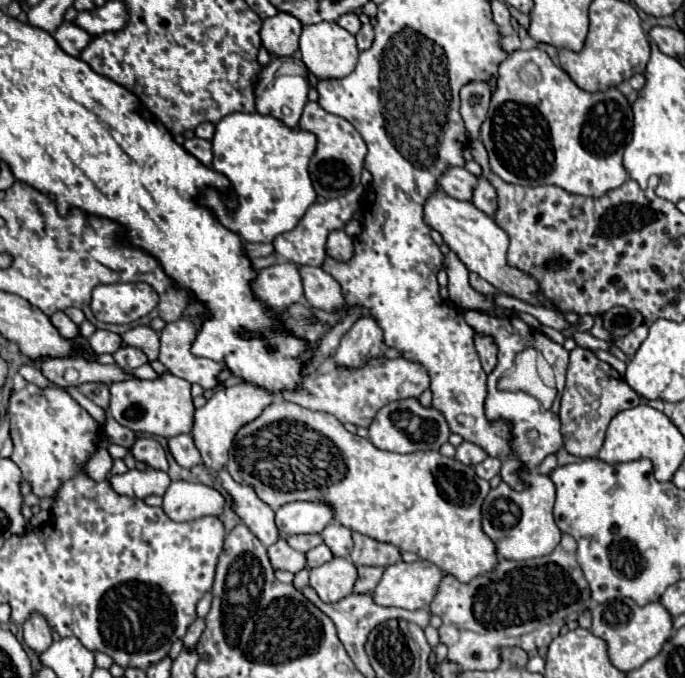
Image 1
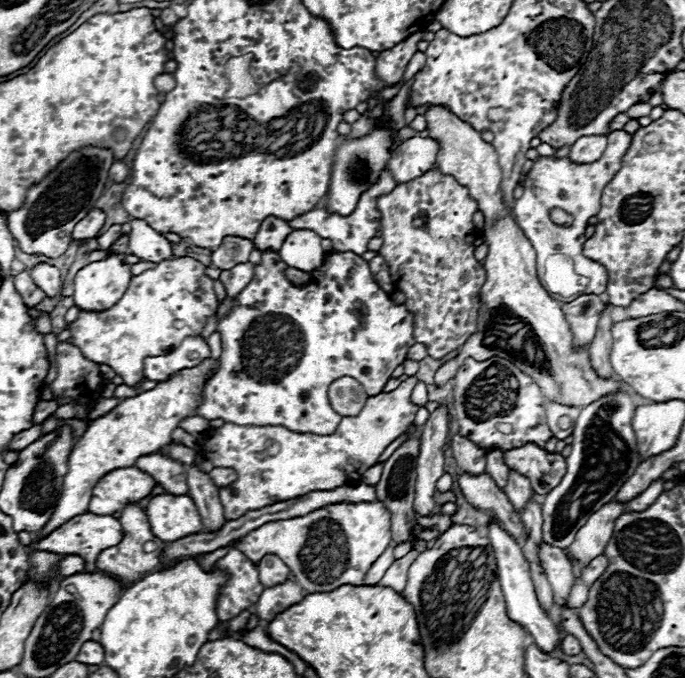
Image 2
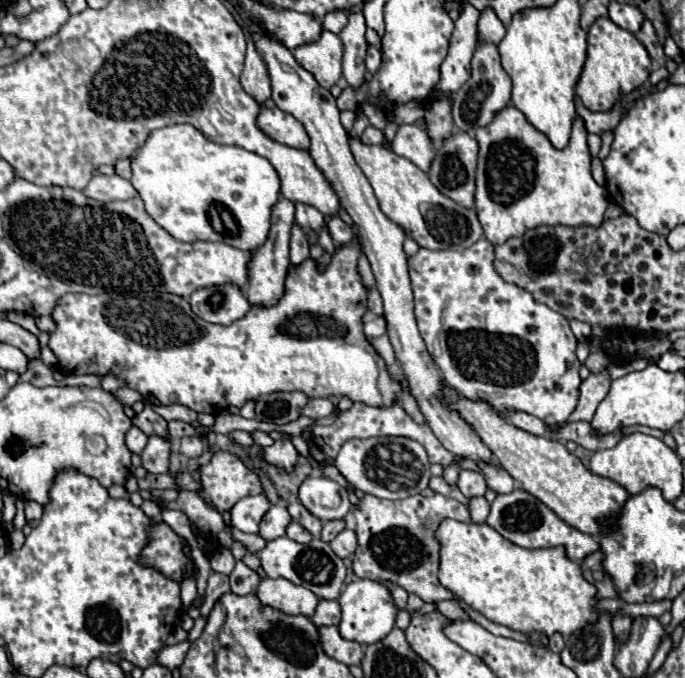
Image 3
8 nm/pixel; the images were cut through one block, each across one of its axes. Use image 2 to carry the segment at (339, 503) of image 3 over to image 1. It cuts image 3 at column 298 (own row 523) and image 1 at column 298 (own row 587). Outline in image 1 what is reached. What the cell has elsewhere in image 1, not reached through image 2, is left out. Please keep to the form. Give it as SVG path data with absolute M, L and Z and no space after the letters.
M288 502L276 512L276 526L282 534L320 534L334 520L326 502Z

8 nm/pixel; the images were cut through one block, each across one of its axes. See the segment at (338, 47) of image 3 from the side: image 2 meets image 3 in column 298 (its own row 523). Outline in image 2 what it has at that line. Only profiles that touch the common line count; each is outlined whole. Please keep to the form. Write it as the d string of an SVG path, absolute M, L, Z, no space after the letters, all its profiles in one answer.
M212 358L204 360L200 366L186 368L178 374L172 374L170 380L160 382L156 388L148 392L140 392L134 398L126 398L106 416L92 420L84 436L74 444L70 452L68 458L70 468L68 474L64 476L64 486L60 492L60 500L56 504L56 512L52 514L52 520L48 520L48 524L38 532L34 540L48 536L48 532L56 530L60 524L72 520L78 514L84 514L92 498L92 488L96 486L100 476L116 468L134 466L140 456L152 454L158 448L166 446L170 442L170 432L178 428L180 420L186 416L194 416L196 408L202 404L204 382L210 370L216 370L216 362Z

